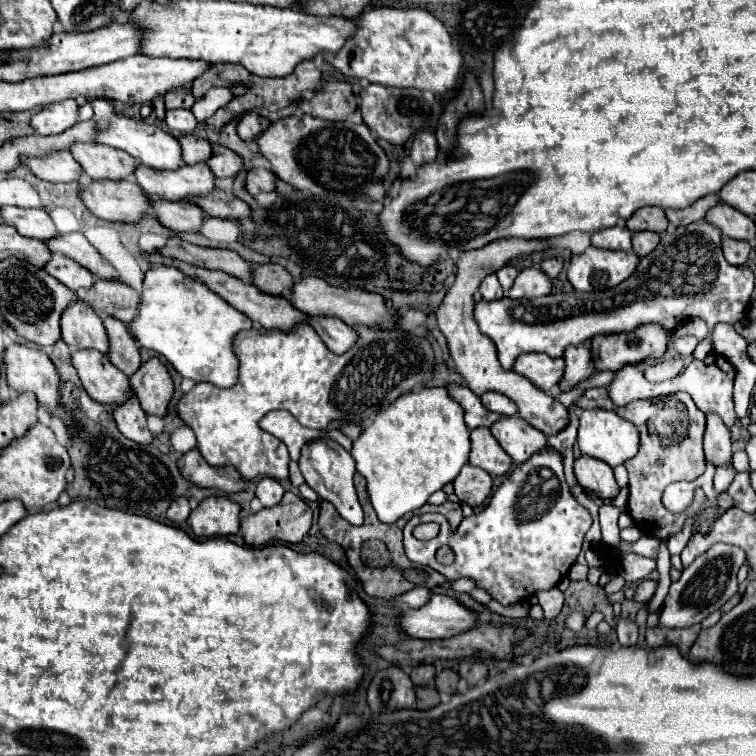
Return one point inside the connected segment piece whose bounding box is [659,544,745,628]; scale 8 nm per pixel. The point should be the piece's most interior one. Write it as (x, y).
(704, 587)

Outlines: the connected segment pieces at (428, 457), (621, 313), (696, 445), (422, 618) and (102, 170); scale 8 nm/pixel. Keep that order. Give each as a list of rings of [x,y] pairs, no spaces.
[[[421,388],[407,392],[395,400],[387,410],[379,412],[373,424],[363,428],[361,436],[353,442],[351,456],[357,462],[357,472],[367,480],[367,494],[381,522],[397,522],[401,516],[421,508],[429,496],[441,490],[447,482],[453,482],[463,464],[467,464],[471,452],[469,430],[463,422],[463,408],[449,398],[443,388]]]
[[[693,222],[689,226],[679,226],[673,232],[663,232],[659,246],[637,266],[635,274],[611,290],[599,292],[561,292],[547,294],[541,298],[499,298],[493,302],[479,300],[473,308],[473,318],[483,334],[487,334],[499,352],[499,362],[505,370],[511,370],[519,354],[525,352],[545,352],[549,356],[563,356],[567,346],[577,346],[591,340],[597,334],[621,334],[631,332],[643,324],[659,324],[667,332],[673,332],[677,324],[687,318],[703,318],[709,328],[719,322],[735,324],[739,322],[749,306],[753,292],[753,272],[749,268],[731,266],[721,250],[721,232],[713,224]]]
[[[677,392],[653,400],[637,400],[615,410],[625,420],[631,420],[639,434],[641,446],[637,456],[627,460],[623,466],[629,472],[629,500],[627,514],[637,522],[637,528],[645,536],[655,536],[659,540],[669,540],[683,530],[687,518],[699,514],[705,504],[705,492],[697,488],[695,504],[683,514],[665,514],[661,504],[661,490],[677,480],[697,480],[705,472],[703,456],[703,432],[707,426],[707,416],[695,406],[689,394]]]
[[[433,594],[423,608],[407,608],[399,626],[411,638],[449,638],[471,630],[477,624],[477,616],[455,598]]]
[[[73,144],[73,158],[93,180],[127,180],[135,172],[137,160],[123,150],[115,150],[105,144]]]

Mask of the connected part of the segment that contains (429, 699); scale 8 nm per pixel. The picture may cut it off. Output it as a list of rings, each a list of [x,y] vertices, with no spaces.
[[[431,686],[417,688],[417,708],[427,710],[427,708],[433,708],[437,704],[439,704],[439,694]]]

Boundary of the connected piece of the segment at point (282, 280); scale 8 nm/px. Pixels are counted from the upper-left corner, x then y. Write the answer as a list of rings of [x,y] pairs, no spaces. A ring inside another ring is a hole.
[[[269,262],[251,268],[251,284],[257,286],[261,292],[281,296],[283,292],[289,292],[295,280],[283,266]]]

